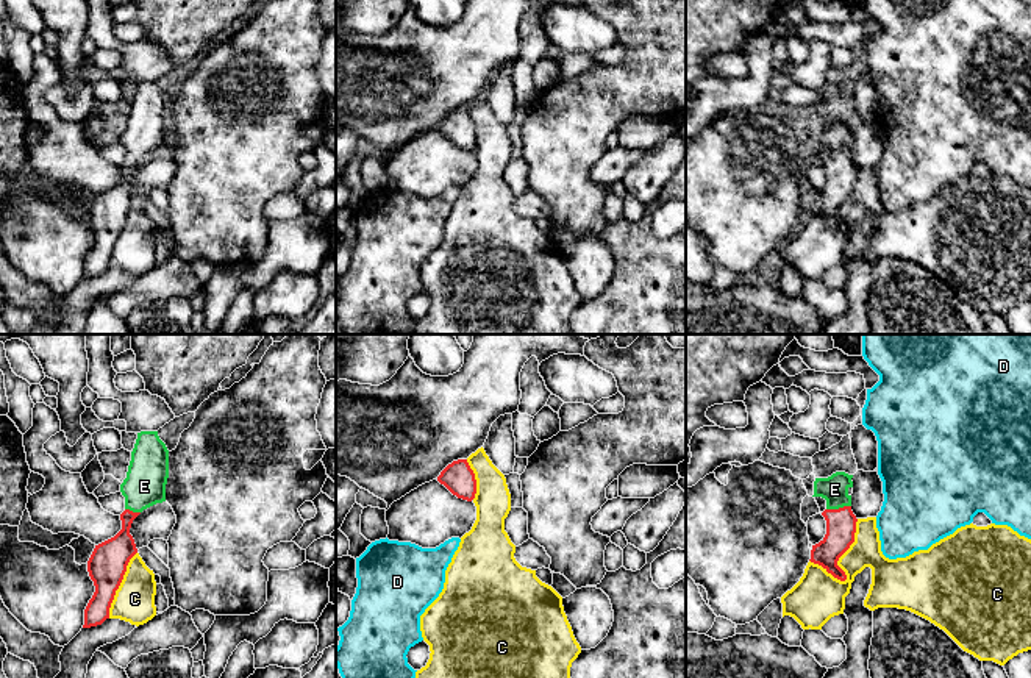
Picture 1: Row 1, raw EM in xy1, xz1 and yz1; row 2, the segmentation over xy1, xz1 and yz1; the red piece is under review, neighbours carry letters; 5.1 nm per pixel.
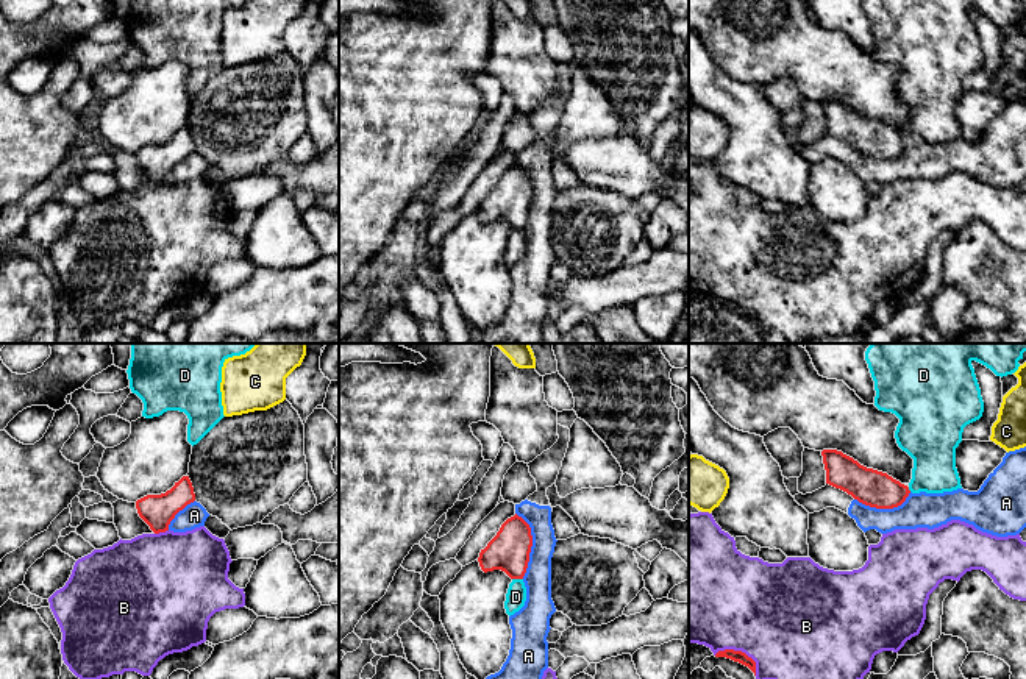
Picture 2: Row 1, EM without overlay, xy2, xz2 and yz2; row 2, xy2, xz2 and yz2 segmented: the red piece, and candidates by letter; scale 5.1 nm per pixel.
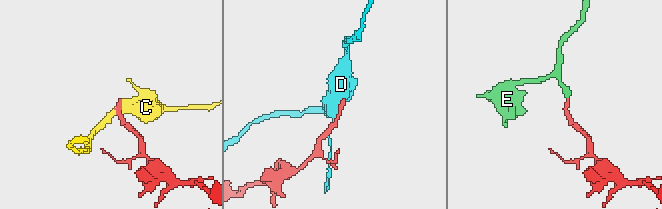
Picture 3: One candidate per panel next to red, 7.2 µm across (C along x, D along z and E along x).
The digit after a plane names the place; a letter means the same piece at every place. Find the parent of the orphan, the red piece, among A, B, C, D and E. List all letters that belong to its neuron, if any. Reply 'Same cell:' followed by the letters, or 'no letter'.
Same cell: E

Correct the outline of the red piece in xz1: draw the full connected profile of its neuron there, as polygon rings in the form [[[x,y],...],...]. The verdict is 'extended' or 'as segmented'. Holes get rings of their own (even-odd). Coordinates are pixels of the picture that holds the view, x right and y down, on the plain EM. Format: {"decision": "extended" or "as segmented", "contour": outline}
{"decision": "as segmented", "contour": [[[458,109],[448,114],[437,127],[437,131],[458,148],[467,152],[472,152],[475,148],[476,130],[467,109]]]}

